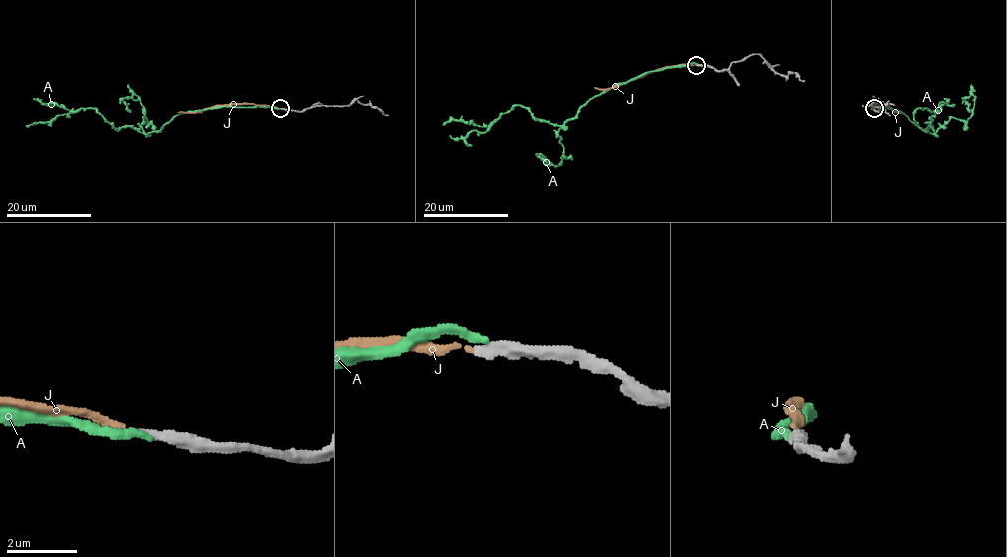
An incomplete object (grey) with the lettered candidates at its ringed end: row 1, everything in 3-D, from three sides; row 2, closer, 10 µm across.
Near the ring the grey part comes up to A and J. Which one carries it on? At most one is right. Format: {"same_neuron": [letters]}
{"same_neuron": ["J"]}

